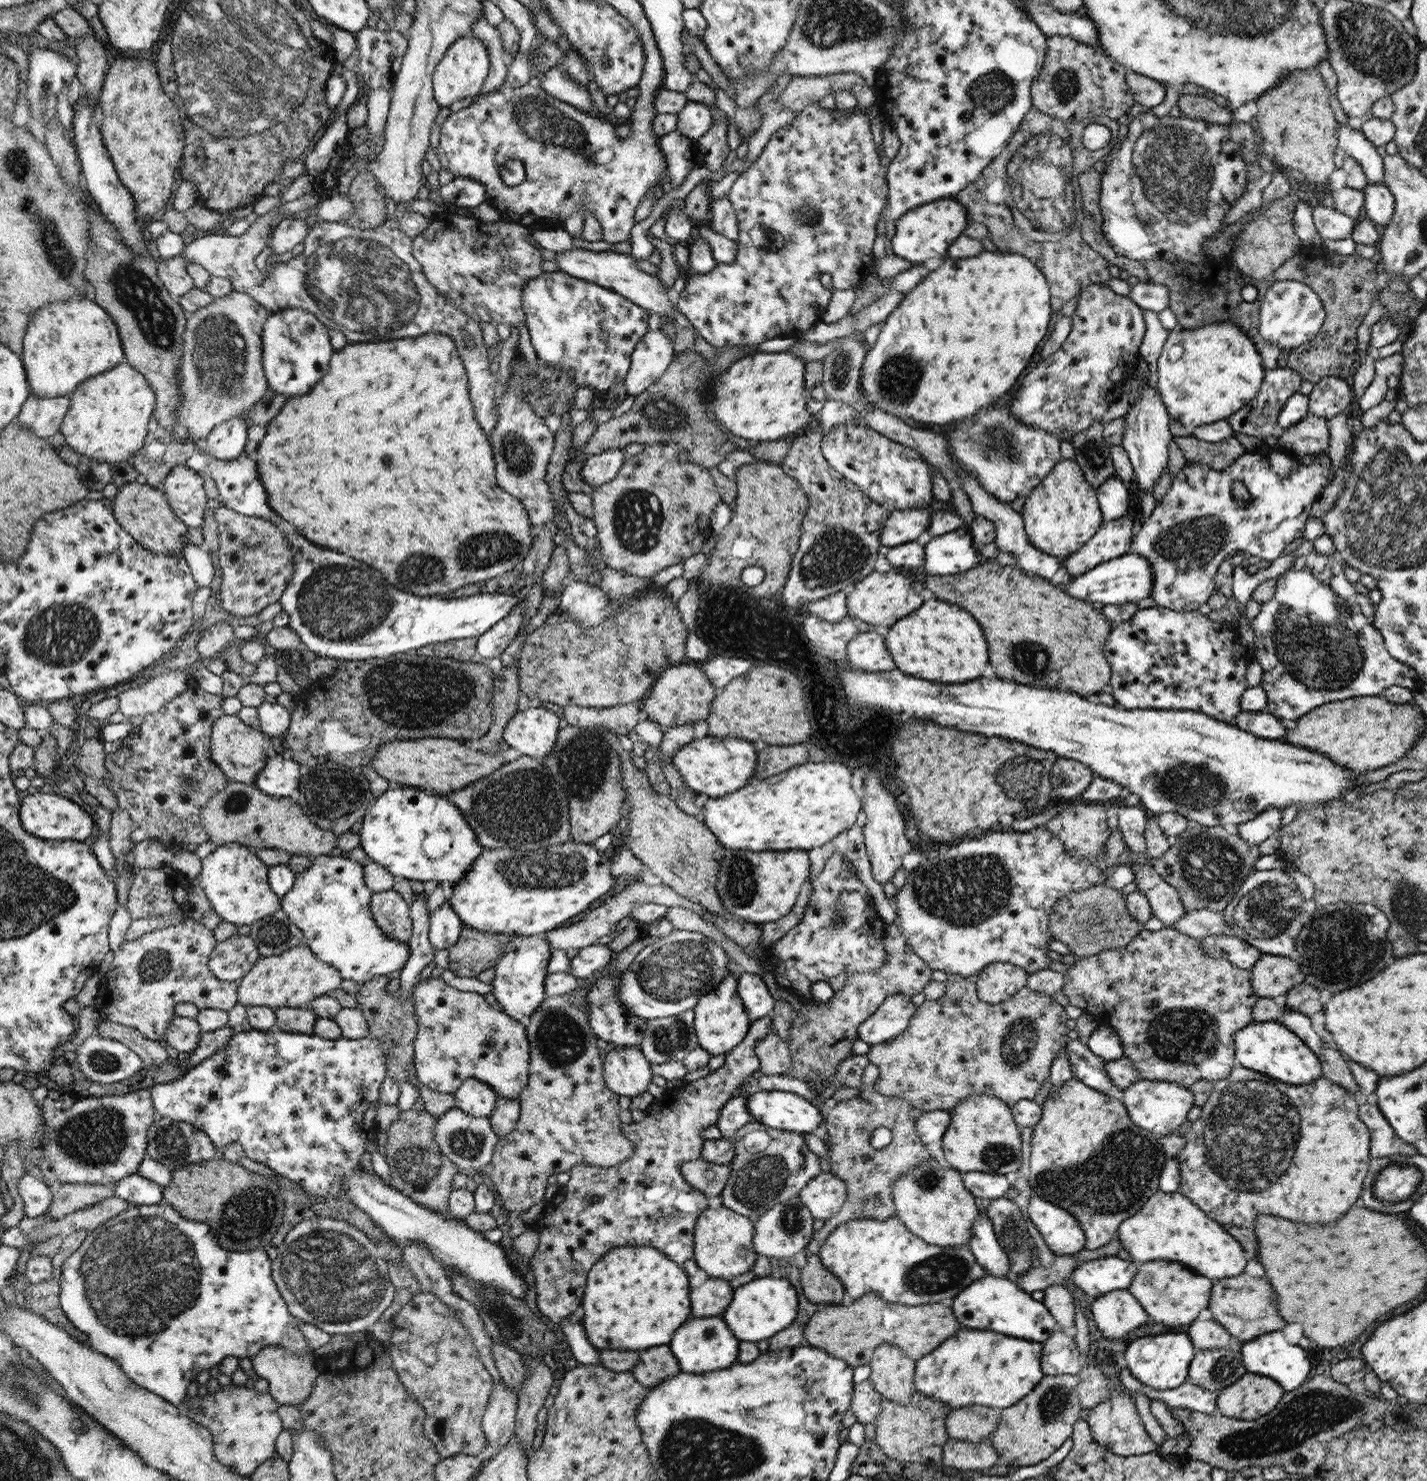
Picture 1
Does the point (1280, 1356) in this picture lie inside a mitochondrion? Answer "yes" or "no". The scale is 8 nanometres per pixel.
no

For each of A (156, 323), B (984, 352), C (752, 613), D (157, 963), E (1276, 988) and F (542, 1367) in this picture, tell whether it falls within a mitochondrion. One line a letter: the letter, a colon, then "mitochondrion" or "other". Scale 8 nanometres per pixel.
A: mitochondrion
B: other
C: mitochondrion
D: mitochondrion
E: other
F: other

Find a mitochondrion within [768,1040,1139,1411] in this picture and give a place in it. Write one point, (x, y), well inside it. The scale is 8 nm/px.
(930, 1276)

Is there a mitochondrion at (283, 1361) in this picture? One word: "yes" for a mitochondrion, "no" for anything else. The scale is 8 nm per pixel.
no

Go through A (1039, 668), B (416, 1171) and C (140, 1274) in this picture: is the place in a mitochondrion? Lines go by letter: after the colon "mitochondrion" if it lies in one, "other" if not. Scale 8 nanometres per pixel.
A: mitochondrion
B: mitochondrion
C: mitochondrion

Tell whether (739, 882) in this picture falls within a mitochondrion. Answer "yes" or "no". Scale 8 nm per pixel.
yes

